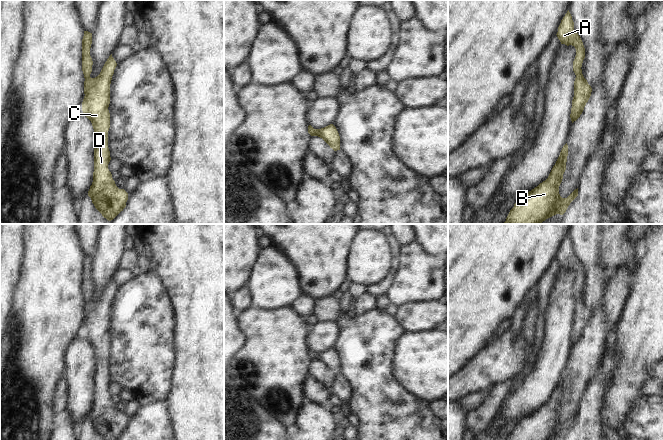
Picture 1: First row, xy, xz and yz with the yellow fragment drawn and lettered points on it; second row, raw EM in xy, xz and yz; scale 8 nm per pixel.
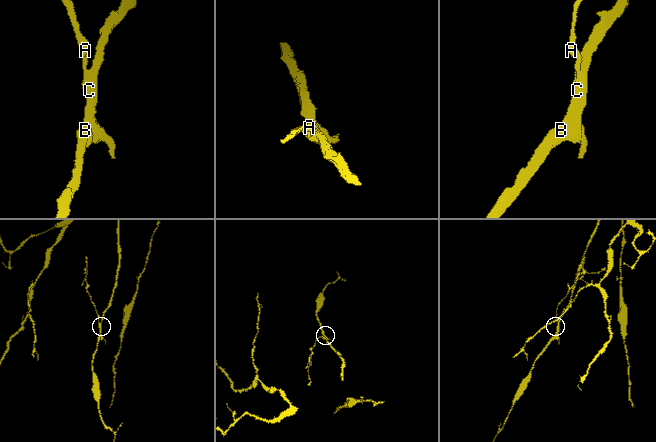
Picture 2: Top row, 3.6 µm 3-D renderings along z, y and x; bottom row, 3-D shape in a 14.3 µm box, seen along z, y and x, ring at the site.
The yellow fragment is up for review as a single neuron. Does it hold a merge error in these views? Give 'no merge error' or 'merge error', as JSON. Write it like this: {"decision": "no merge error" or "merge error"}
{"decision": "no merge error"}

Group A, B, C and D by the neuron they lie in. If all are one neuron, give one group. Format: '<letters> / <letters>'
A B C D

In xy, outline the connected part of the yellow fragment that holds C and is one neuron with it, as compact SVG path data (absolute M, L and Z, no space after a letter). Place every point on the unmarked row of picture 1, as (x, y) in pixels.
M84 255L82 263L82 295L84 298L84 323L82 335L91 345L94 353L94 396L93 406L88 415L95 432L102 440L117 440L126 431L128 417L119 413L108 393L111 384L108 372L110 352L110 308L116 285L109 280L100 298L91 302L93 285L90 280L92 257Z

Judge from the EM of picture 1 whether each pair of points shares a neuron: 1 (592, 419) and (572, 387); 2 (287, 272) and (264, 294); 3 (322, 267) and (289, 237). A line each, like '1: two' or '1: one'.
1: two
2: one
3: one

